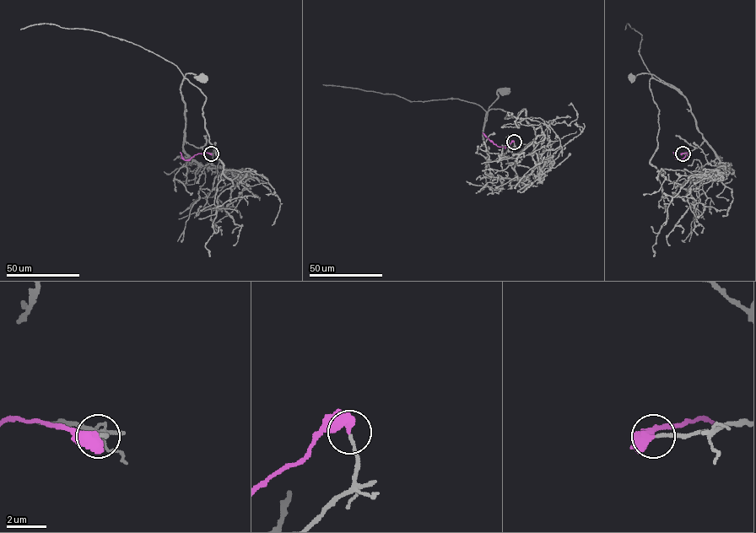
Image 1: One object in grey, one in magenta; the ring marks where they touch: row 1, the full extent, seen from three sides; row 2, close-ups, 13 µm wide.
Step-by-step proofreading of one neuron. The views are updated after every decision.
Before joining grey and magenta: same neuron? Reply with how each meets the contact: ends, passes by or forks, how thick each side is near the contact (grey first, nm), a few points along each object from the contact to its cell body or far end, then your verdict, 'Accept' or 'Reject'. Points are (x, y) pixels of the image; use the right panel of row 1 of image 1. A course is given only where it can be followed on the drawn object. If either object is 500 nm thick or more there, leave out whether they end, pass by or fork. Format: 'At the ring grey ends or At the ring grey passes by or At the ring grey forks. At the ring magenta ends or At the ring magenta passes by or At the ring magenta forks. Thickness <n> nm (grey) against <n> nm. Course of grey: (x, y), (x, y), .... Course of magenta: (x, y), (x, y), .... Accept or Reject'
At the ring grey ends. At the ring magenta forks. Thickness 160 nm (grey) against 280 nm. Course of grey: (683, 153), (689, 153), (704, 140), (687, 99), (678, 88), (654, 75), (641, 72), (632, 78). Course of magenta: (683, 153), (687, 153), (680, 160), (673, 152). Accept

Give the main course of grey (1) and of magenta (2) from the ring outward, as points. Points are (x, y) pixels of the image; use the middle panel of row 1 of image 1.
1: (513, 142), (514, 145), (504, 154), (487, 164), (484, 124), (488, 107), (498, 97), (496, 91), (504, 91)
2: (513, 142), (504, 147), (498, 146), (483, 132)

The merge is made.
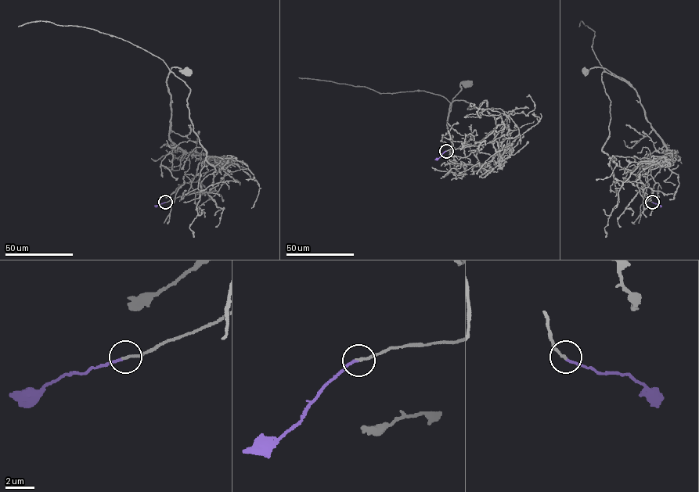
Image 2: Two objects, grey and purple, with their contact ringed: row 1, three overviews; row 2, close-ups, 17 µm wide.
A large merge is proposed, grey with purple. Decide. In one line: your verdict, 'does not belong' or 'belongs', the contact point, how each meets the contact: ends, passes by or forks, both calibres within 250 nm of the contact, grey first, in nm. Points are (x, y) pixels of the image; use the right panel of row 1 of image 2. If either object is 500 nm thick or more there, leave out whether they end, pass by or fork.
belongs; place (652, 202); grey ends; purple ends; calibres 190 and 150 nm

